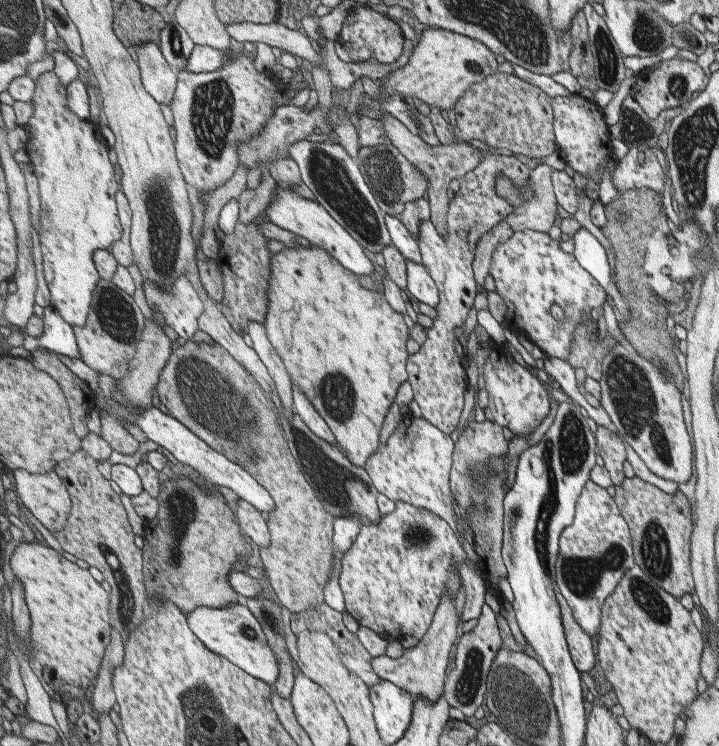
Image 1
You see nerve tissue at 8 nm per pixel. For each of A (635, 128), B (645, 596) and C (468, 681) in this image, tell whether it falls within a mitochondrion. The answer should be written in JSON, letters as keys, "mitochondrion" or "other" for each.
{"A":"mitochondrion","B":"mitochondrion","C":"mitochondrion"}

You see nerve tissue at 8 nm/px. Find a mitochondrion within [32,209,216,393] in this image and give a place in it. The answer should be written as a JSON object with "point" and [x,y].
{"point":[115,315]}

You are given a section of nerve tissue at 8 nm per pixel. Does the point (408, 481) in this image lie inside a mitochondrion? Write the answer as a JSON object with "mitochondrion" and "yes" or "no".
{"mitochondrion":"no"}

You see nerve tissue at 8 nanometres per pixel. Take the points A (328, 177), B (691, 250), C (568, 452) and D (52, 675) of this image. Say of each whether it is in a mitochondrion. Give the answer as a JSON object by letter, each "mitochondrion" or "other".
{"A":"mitochondrion","B":"other","C":"mitochondrion","D":"other"}

